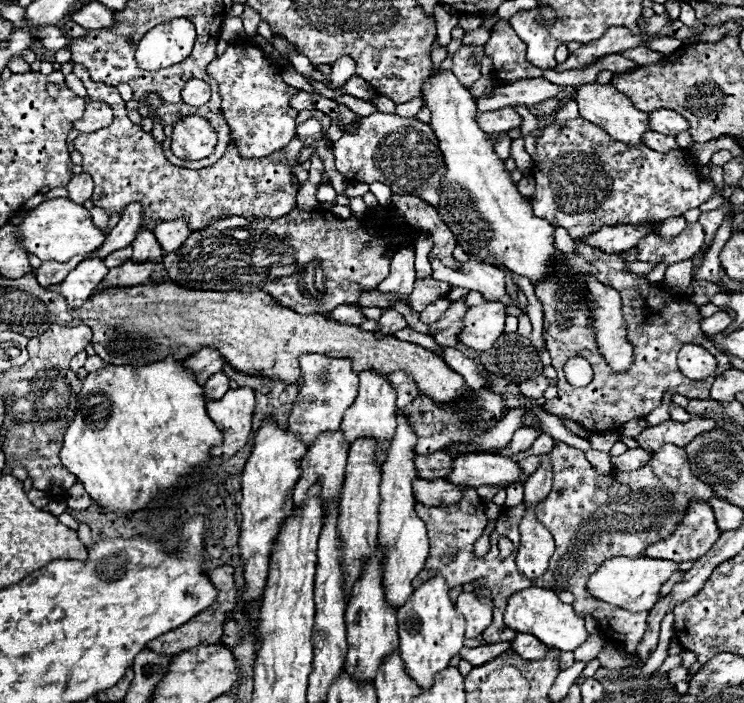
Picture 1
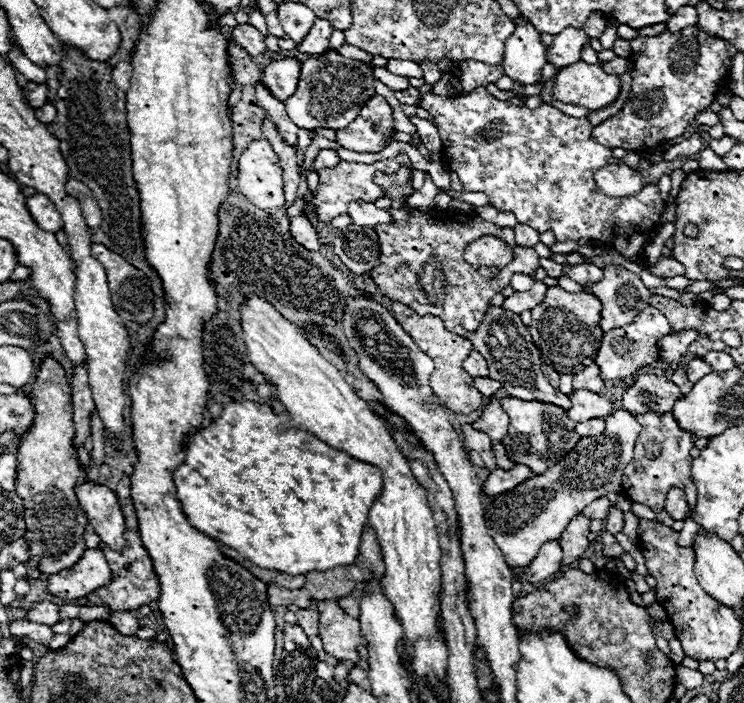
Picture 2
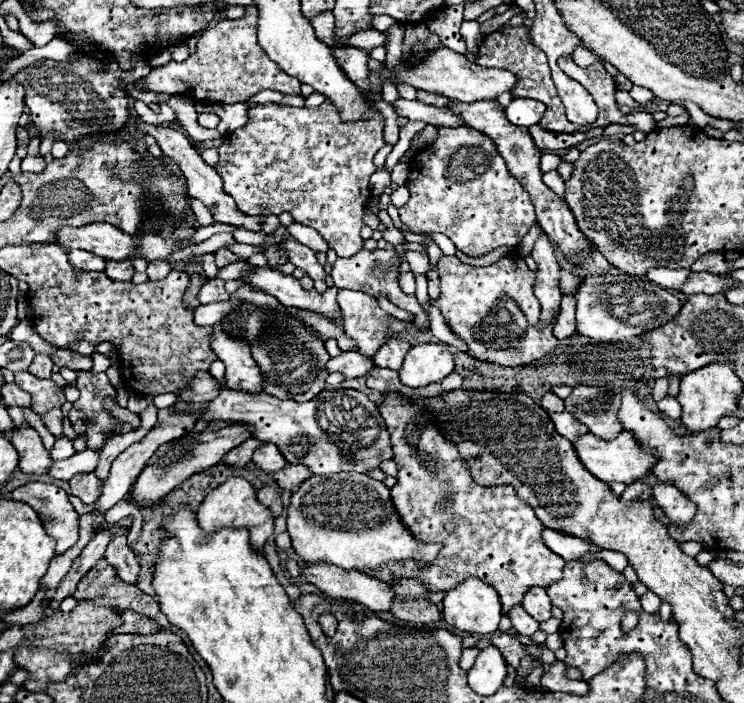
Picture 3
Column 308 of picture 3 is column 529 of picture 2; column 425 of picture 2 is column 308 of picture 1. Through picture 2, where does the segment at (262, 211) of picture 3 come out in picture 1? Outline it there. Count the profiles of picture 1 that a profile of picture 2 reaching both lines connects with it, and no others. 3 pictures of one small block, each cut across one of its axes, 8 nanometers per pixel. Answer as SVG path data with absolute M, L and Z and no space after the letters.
M298 90L298 94L294 94L294 96L290 98L290 106L296 108L296 110L306 110L306 108L312 110L312 108L314 108L310 94L304 92L304 90Z

